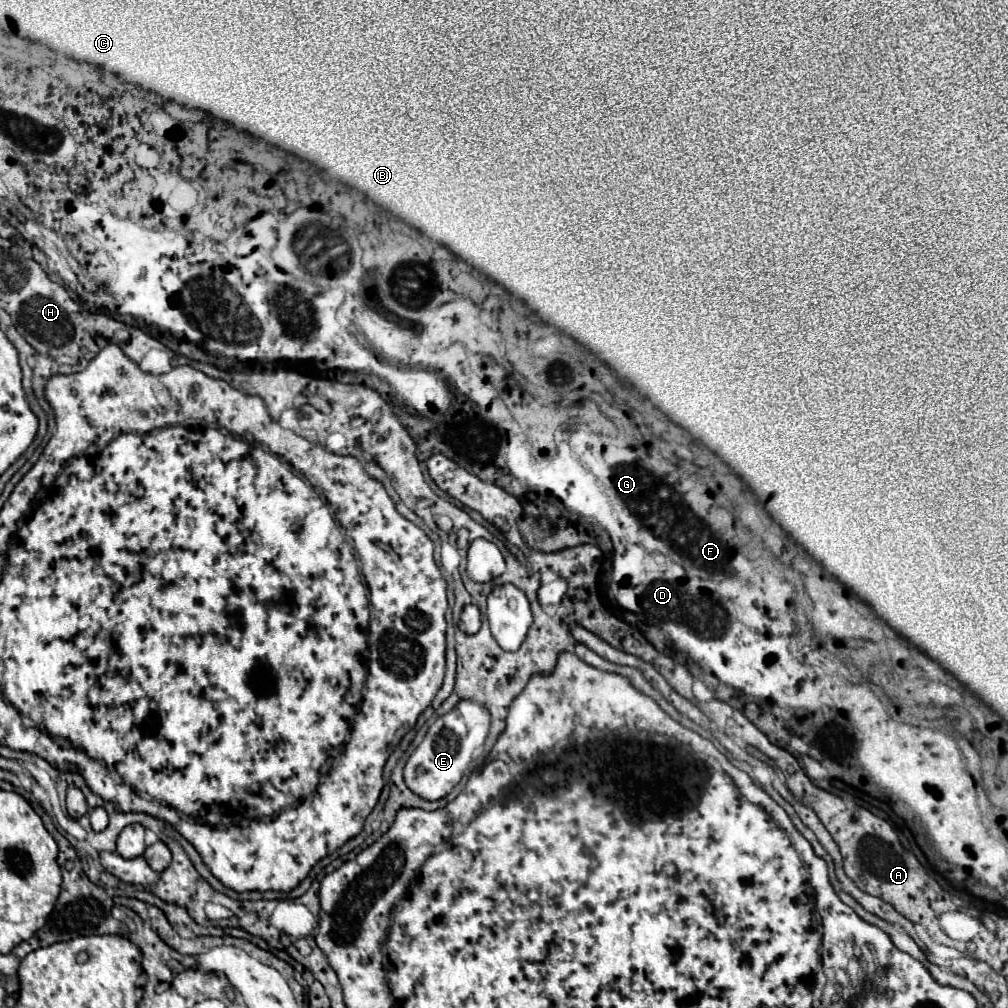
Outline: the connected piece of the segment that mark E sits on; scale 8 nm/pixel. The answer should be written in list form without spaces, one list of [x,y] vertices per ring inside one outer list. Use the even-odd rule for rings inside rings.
[[[460,700],[448,714],[438,716],[428,728],[420,746],[412,752],[404,766],[404,780],[412,792],[418,792],[424,800],[440,800],[452,792],[452,788],[462,780],[468,764],[482,748],[490,728],[490,712],[484,704],[474,700]]]

